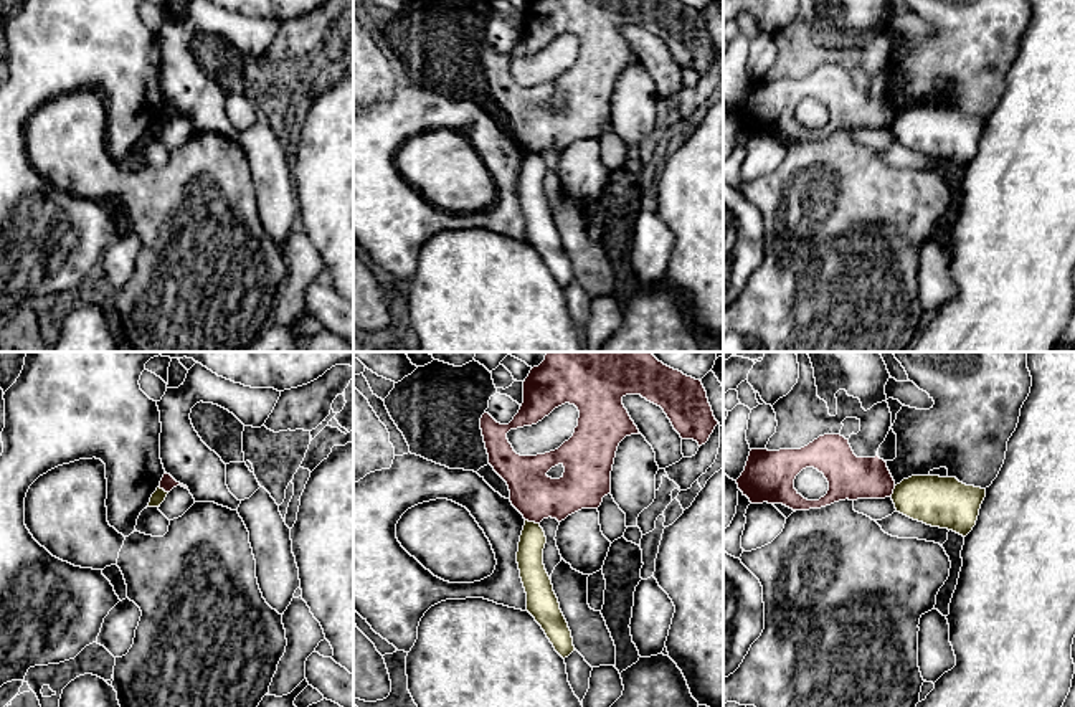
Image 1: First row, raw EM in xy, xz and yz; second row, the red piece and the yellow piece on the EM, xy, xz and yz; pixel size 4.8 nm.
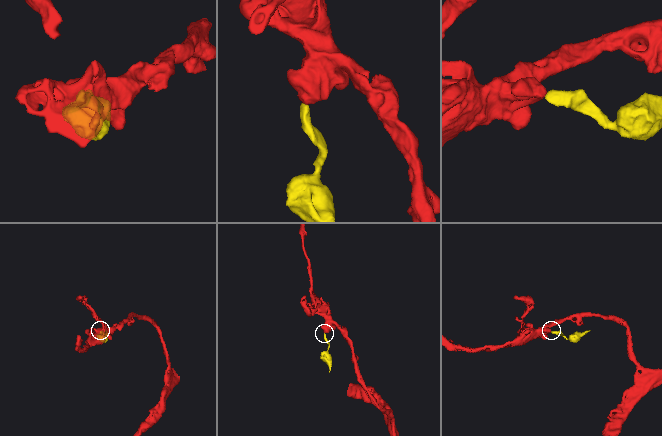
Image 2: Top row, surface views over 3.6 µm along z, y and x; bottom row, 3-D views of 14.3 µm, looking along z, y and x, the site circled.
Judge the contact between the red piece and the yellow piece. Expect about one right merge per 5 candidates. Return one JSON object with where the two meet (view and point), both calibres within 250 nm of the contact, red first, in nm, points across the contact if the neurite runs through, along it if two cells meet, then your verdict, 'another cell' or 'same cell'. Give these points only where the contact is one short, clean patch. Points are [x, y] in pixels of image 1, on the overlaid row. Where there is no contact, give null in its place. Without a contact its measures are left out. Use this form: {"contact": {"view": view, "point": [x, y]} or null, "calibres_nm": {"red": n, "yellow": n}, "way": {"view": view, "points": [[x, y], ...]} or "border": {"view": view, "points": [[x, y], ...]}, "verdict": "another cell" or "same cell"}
{"contact": {"view": "xz", "point": [532, 521]}, "calibres_nm": {"red": 220, "yellow": 130}, "border": {"view": "xz", "points": [[525, 519], [539, 524]]}, "verdict": "another cell"}

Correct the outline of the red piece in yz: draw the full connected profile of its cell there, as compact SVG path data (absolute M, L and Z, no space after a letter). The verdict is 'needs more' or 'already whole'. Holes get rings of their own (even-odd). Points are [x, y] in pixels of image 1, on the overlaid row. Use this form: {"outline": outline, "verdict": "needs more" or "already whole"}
{"outline": "M824 434L801 449L751 449L738 489L751 504L783 504L793 510L809 510L839 501L892 497L895 481L887 463L857 458L841 434ZM814 467L824 474L829 491L819 501L807 501L794 489L796 476Z", "verdict": "already whole"}

